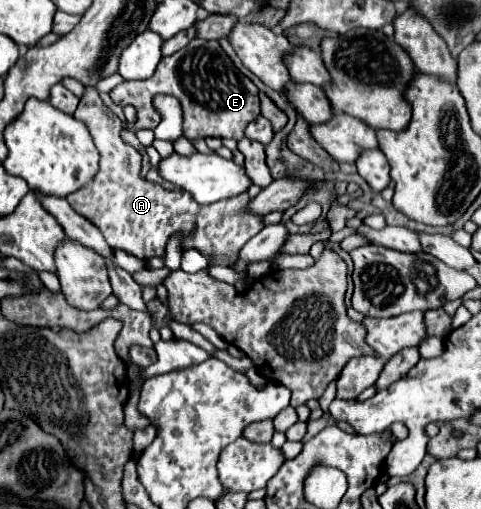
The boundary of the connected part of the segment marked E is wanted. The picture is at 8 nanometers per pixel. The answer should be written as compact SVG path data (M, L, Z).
M193 39L187 47L181 51L163 57L159 61L159 69L155 69L153 77L145 81L123 81L119 83L109 95L117 105L133 105L137 109L137 119L135 123L127 123L129 131L139 131L139 129L155 129L159 125L159 113L153 107L153 97L155 95L173 95L179 99L181 109L183 109L183 135L191 141L197 139L207 139L207 137L231 137L235 141L241 141L245 137L245 127L259 115L259 89L253 85L249 77L245 77L233 61L227 57L227 53L221 49L217 41L207 41L207 39Z

